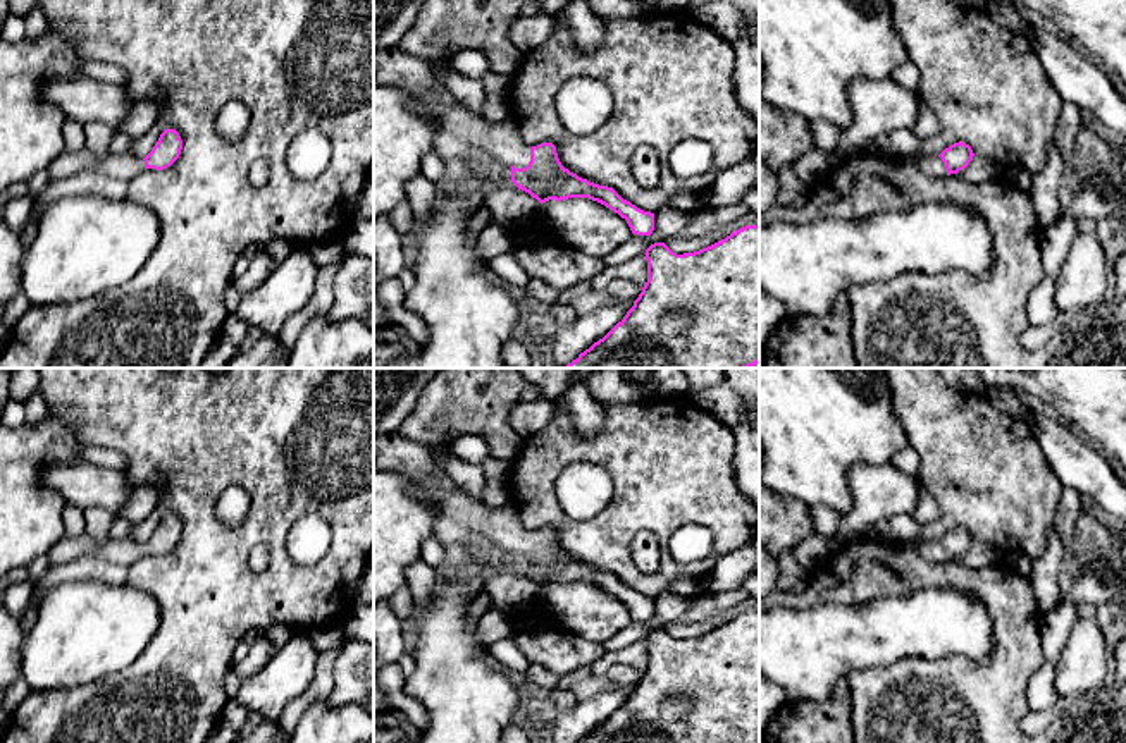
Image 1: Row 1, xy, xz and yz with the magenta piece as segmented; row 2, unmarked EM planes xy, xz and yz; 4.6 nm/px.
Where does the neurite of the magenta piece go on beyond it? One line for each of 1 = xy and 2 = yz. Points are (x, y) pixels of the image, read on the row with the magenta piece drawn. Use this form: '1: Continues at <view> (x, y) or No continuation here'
1: Continues at xy (126, 165)
2: Continues at yz (932, 165)

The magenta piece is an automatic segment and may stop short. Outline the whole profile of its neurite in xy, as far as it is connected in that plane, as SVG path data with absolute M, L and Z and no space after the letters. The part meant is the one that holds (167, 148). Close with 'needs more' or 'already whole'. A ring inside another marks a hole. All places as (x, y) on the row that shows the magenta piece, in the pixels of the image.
M165 129L152 151L145 158L138 158L131 151L121 155L107 155L90 170L129 182L143 169L164 170L170 167L181 155L183 139L176 129Z; needs more

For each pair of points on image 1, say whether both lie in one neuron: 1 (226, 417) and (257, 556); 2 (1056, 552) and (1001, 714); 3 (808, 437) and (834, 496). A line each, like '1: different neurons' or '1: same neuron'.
1: different neurons
2: different neurons
3: same neuron

